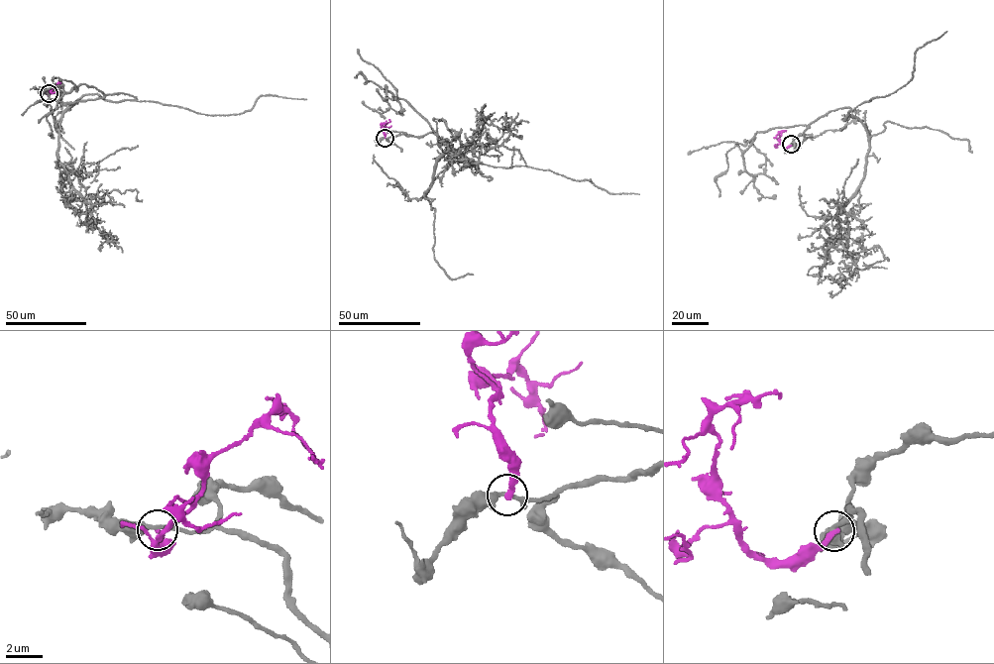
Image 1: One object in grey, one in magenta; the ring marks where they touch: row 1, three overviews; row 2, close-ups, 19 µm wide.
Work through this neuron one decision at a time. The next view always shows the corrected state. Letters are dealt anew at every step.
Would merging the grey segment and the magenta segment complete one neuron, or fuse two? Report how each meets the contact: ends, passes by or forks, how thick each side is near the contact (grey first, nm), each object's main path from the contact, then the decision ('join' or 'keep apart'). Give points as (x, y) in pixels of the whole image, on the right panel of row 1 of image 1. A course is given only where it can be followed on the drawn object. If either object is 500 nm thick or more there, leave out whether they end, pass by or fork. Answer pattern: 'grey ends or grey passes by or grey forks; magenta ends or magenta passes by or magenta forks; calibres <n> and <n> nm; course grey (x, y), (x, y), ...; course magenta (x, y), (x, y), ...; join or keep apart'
grey passes by; magenta ends; calibres 280 and 280 nm; course grey (791, 145), (837, 109), (864, 124), (865, 176), (837, 216), (846, 250), (847, 220), (834, 216), (836, 226); course magenta (791, 145), (783, 147), (779, 135), (773, 137); keep apart

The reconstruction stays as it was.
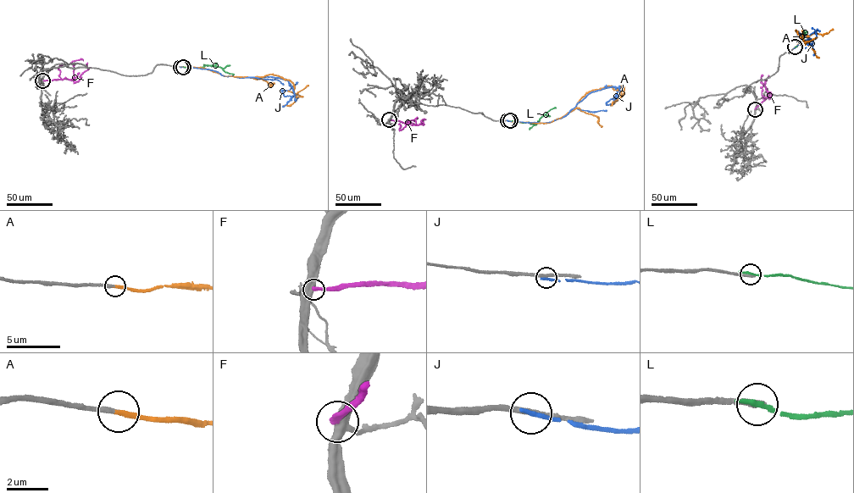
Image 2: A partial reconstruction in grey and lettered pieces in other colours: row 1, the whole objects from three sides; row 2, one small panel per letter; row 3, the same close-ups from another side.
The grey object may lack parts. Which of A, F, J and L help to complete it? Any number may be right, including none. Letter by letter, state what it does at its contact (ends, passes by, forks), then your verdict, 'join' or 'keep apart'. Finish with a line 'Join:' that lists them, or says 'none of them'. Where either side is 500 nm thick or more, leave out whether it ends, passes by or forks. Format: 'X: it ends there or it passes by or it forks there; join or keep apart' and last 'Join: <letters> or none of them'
A: it ends there; join
F: it ends there; keep apart
J: it ends there; keep apart
L: it ends there; keep apart
Join: A

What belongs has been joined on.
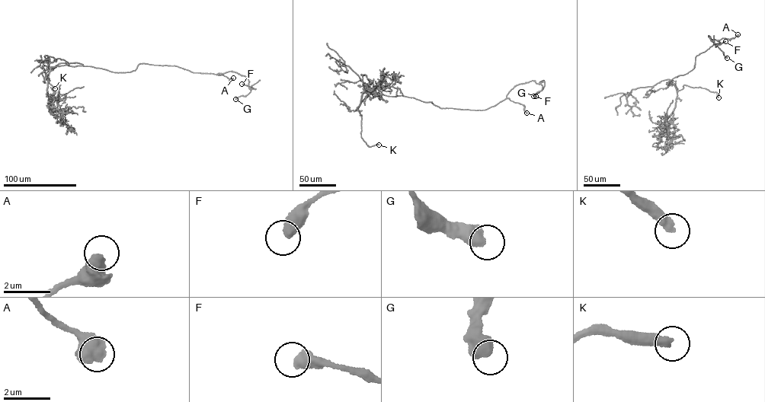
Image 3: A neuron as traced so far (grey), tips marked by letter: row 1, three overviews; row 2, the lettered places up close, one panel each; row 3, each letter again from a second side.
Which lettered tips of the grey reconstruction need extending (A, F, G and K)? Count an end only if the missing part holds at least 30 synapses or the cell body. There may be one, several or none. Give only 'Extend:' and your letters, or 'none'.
Extend: K

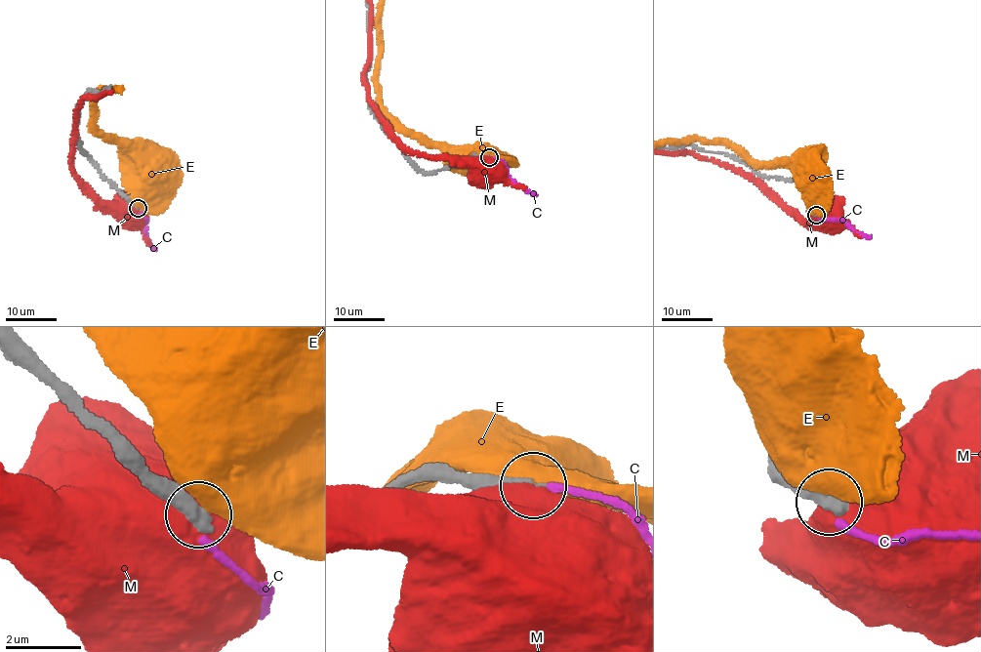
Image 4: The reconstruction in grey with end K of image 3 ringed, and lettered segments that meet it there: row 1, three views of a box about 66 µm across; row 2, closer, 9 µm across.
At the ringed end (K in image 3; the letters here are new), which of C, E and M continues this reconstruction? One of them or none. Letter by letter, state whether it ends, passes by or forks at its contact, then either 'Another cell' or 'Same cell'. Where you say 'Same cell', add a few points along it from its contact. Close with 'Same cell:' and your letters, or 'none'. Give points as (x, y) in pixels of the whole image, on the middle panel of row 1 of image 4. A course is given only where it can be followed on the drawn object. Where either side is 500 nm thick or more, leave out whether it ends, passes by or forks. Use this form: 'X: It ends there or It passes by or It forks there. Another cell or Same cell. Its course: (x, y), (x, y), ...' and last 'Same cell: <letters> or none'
C: It ends there. Another cell
E: Another cell
M: Another cell
Same cell: none

